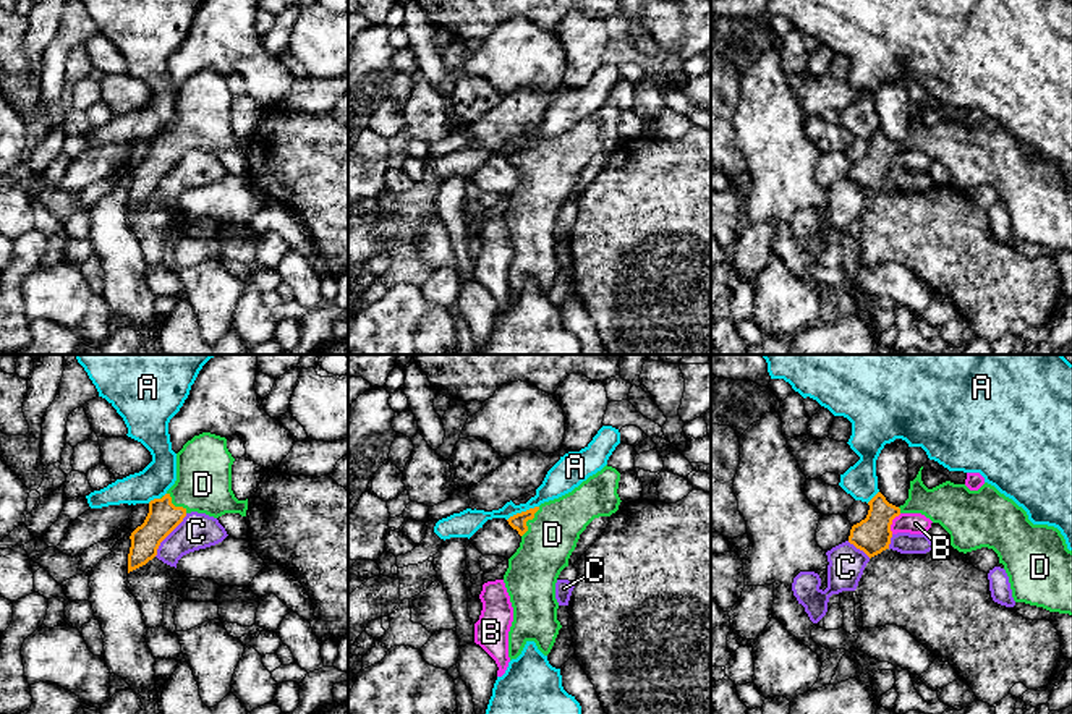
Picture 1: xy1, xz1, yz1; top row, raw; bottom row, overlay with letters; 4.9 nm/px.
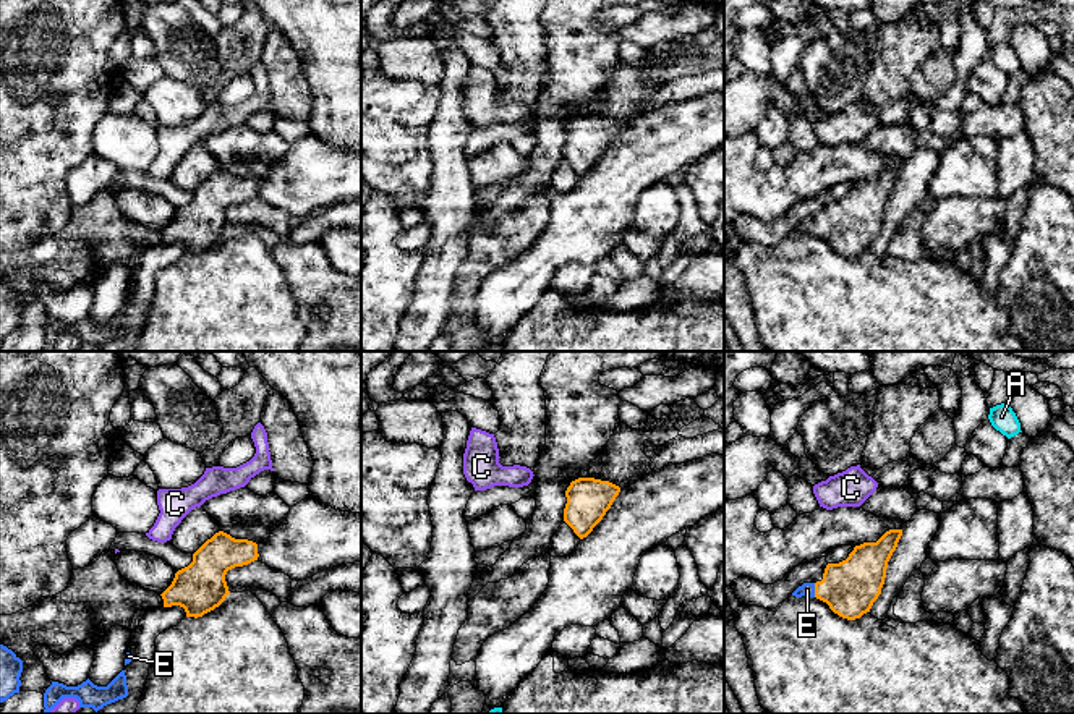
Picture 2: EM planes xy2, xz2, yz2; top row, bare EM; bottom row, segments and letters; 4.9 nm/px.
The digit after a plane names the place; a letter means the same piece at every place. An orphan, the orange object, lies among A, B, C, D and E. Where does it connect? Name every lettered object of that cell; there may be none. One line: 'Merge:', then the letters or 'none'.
Merge: D, E

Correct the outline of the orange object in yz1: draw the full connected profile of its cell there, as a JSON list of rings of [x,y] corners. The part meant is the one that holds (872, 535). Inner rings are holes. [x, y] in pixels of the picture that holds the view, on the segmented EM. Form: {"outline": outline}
{"outline": [[[923,466],[917,478],[910,481],[908,499],[904,505],[889,504],[881,492],[868,502],[866,518],[850,529],[850,544],[871,559],[889,549],[891,525],[895,516],[900,513],[921,513],[949,533],[951,546],[959,552],[967,554],[981,547],[993,549],[1009,576],[1015,602],[1072,615],[1072,550],[1067,549],[1066,539],[1057,528],[1033,525],[1022,507],[988,482],[978,491],[970,491],[965,484],[951,481],[928,489],[921,481],[921,470]]]}

